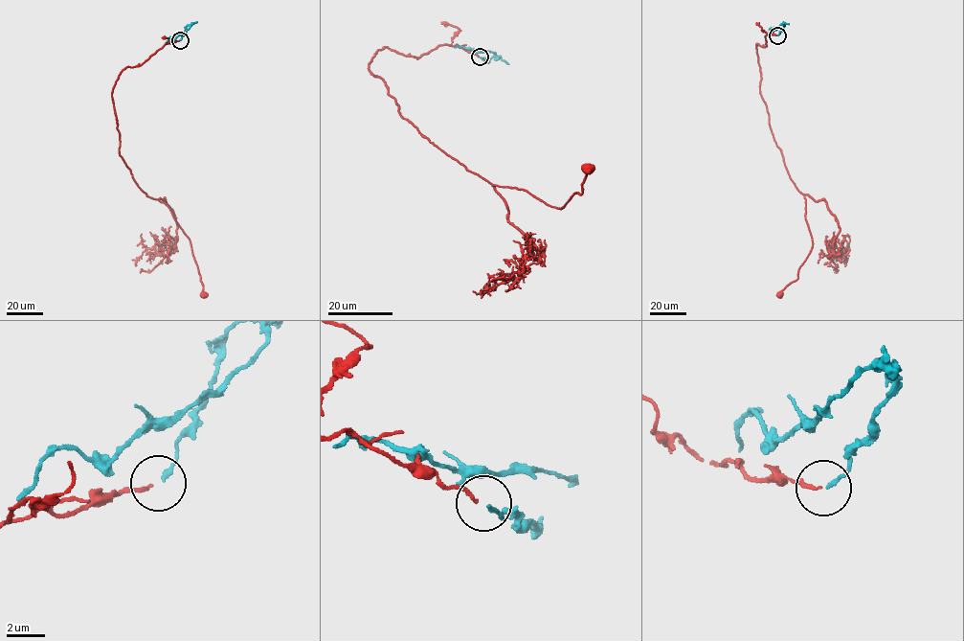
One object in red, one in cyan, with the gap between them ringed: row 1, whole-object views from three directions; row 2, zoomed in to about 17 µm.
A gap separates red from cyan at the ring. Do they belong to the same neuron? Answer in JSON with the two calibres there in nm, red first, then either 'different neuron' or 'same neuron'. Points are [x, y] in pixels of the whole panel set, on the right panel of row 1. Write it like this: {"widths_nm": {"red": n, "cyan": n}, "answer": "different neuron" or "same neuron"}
{"widths_nm": {"red": 160, "cyan": 170}, "answer": "same neuron"}

